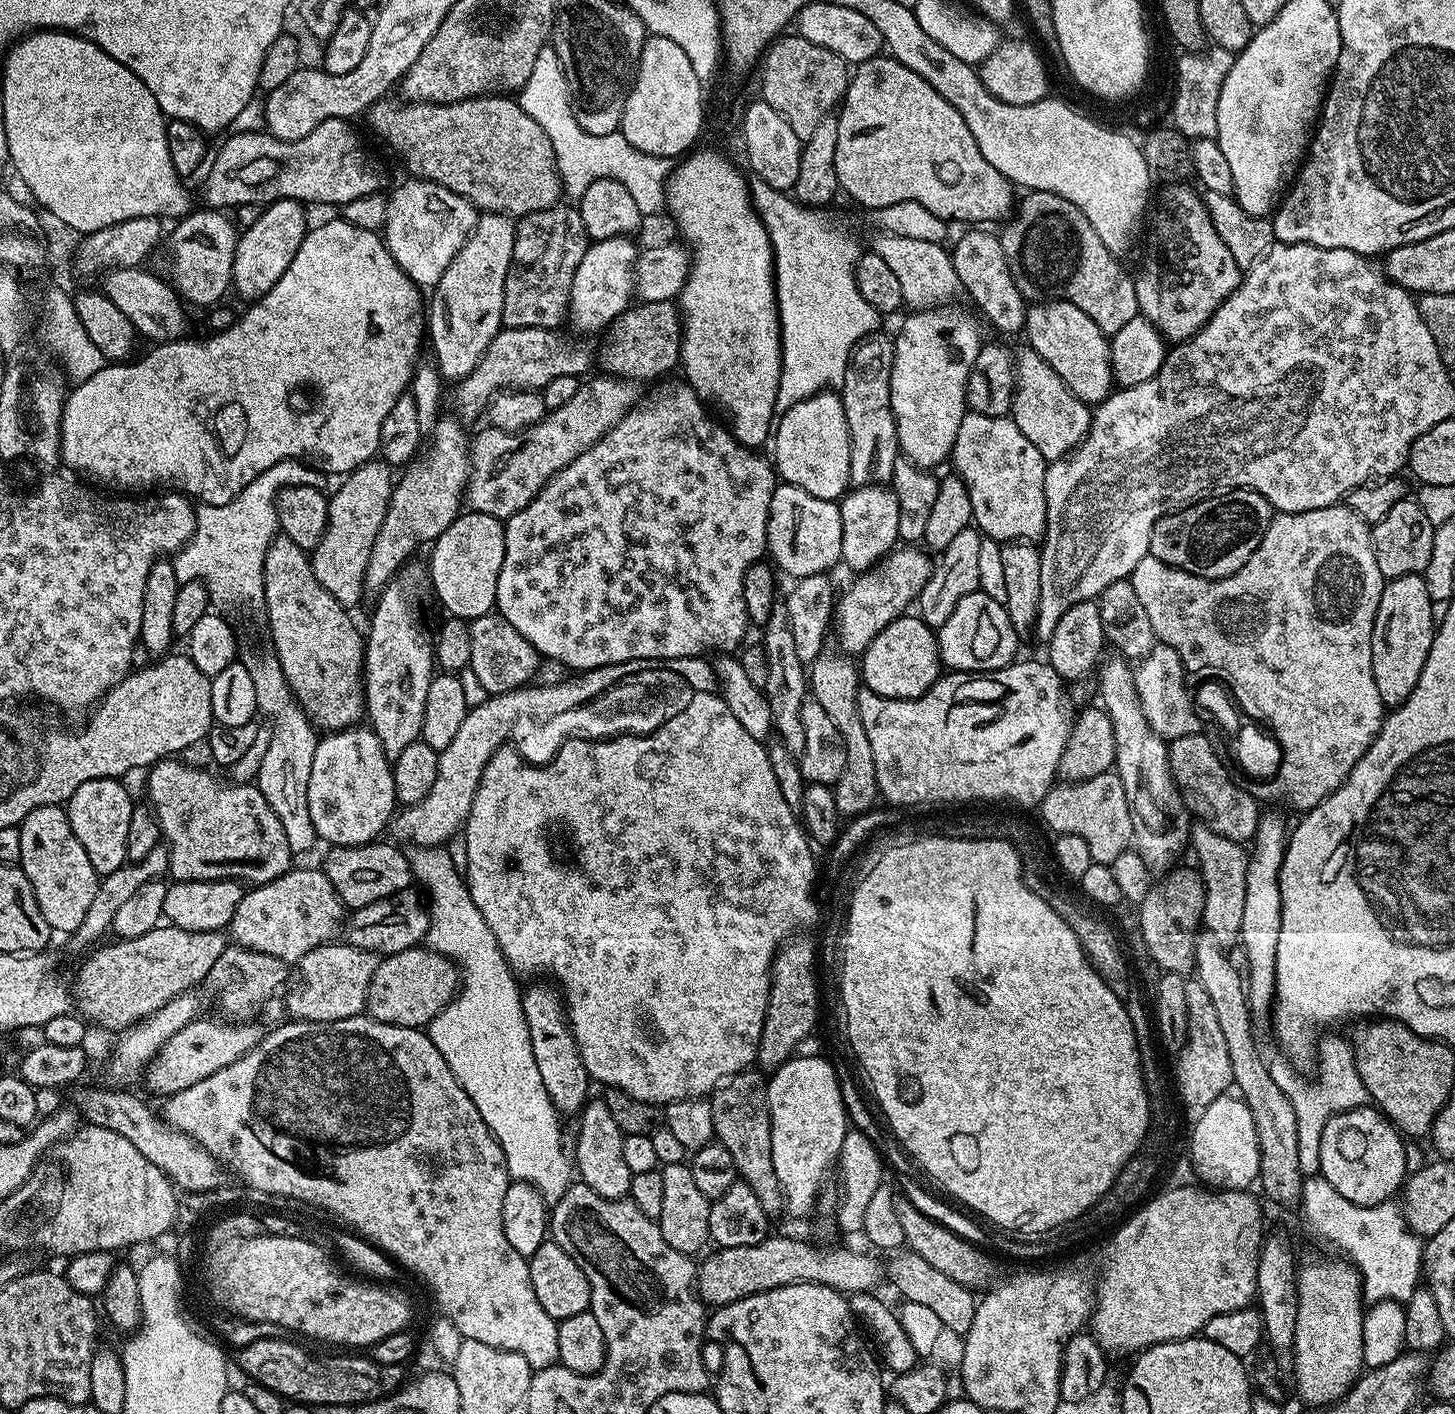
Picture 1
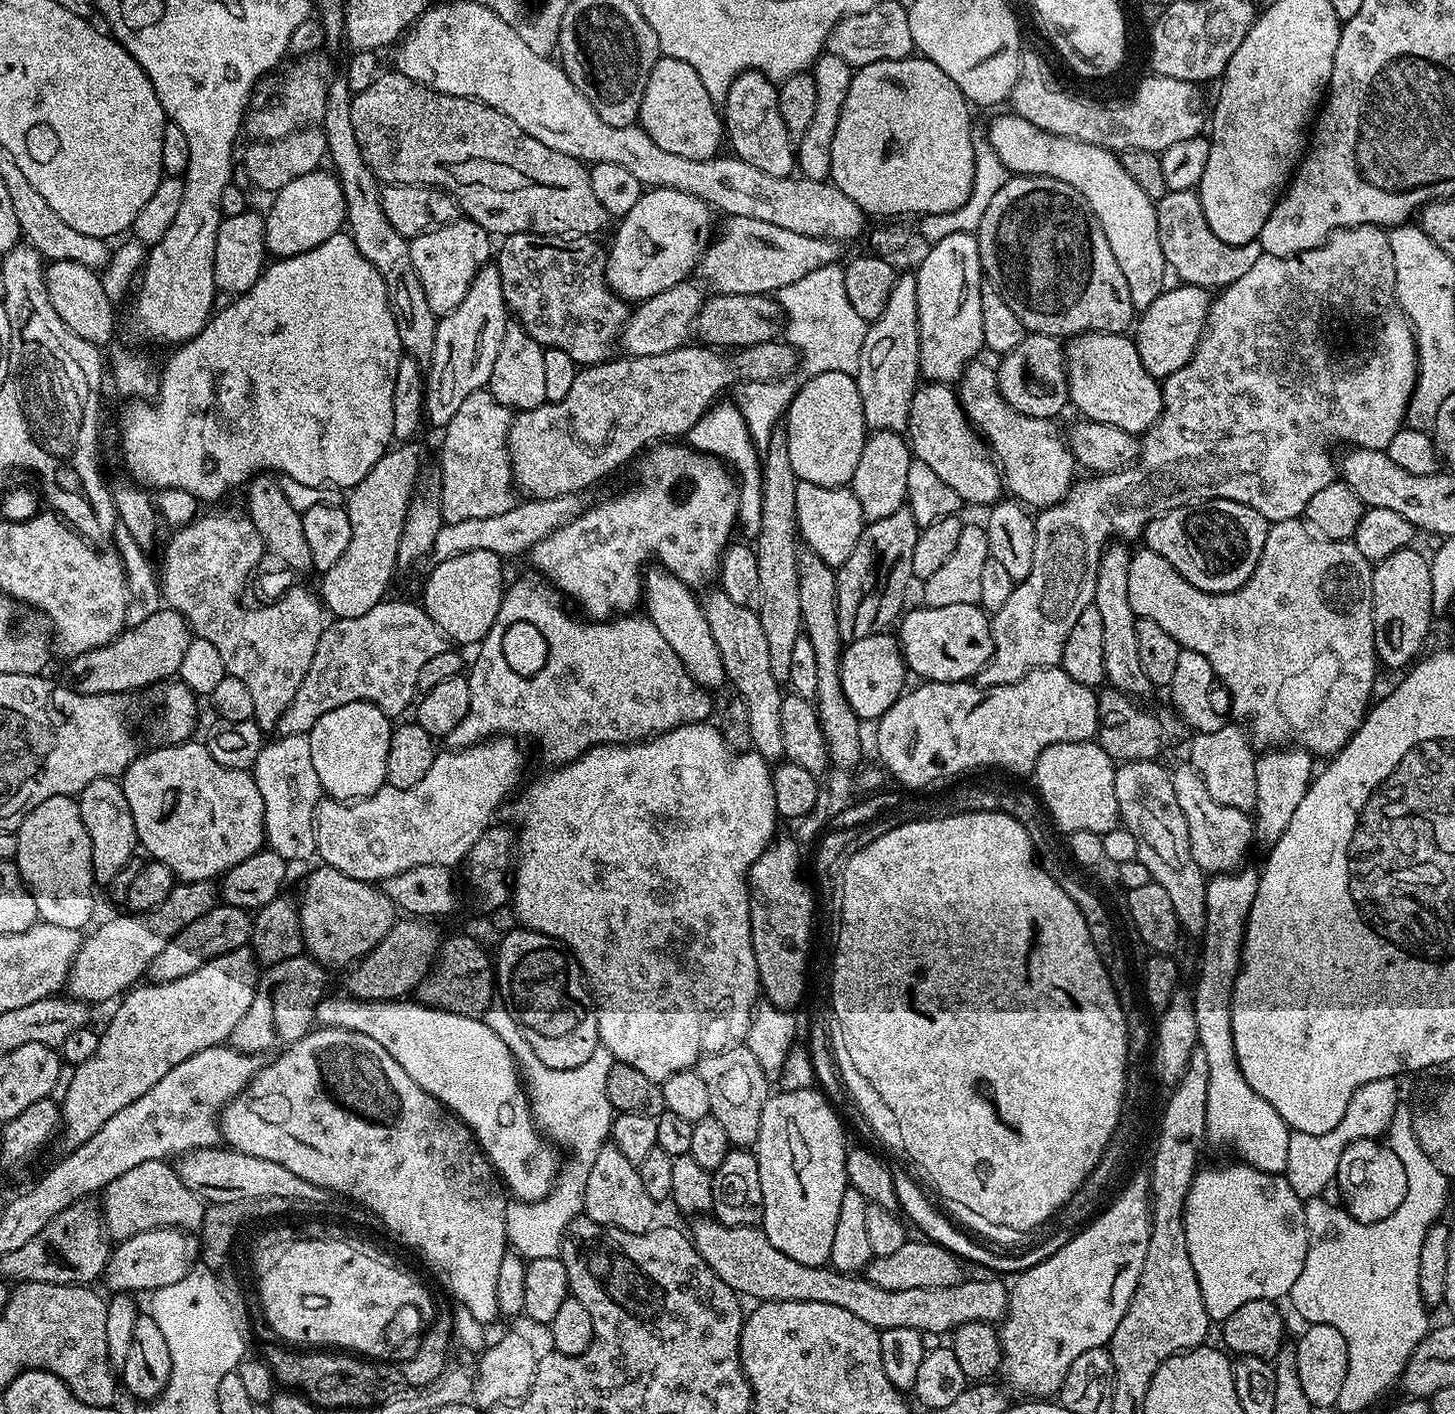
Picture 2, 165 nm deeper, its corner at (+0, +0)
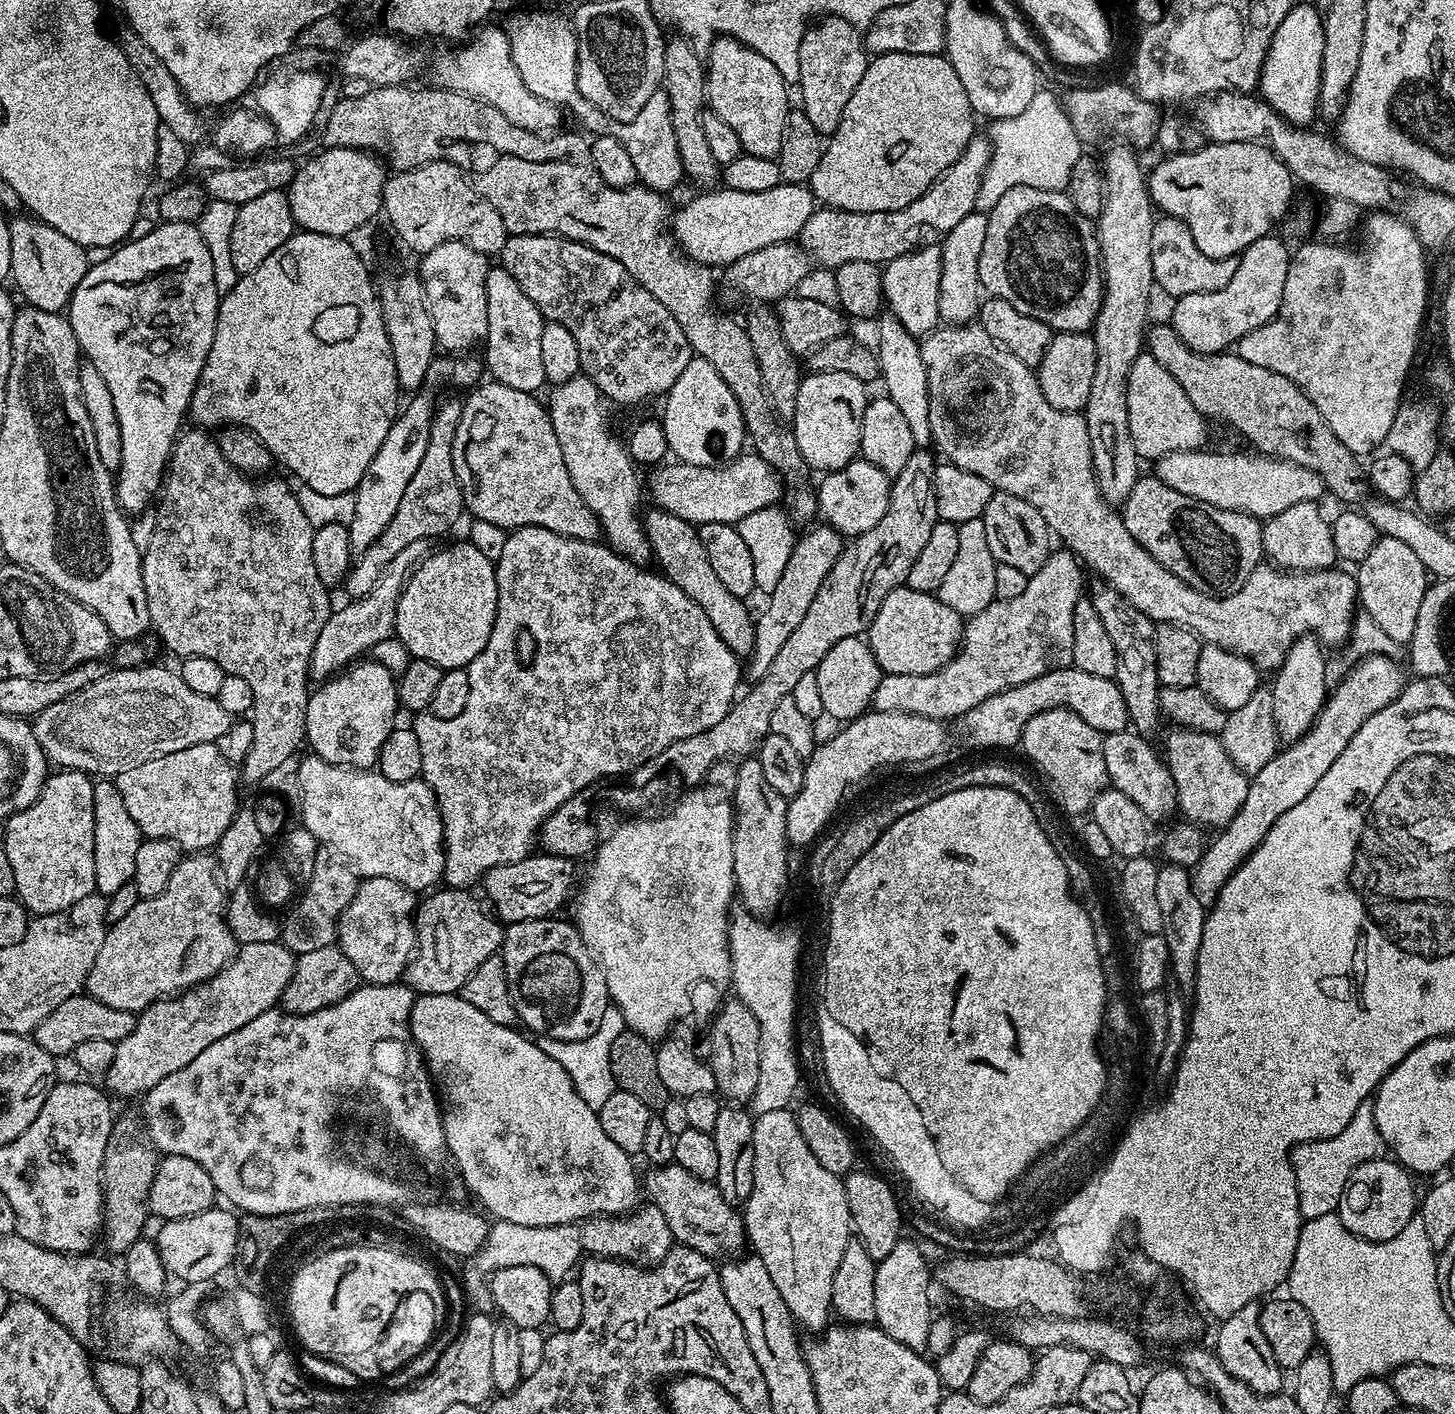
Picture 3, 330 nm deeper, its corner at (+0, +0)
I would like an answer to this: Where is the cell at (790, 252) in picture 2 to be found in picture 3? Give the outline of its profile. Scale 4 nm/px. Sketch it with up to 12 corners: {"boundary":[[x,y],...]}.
{"boundary":[[991,143],[910,206],[820,206],[798,243],[817,265],[883,266],[935,245],[976,208]]}

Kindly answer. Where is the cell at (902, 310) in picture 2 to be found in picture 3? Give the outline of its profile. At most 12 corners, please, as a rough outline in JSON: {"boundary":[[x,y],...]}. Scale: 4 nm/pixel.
{"boundary":[[939,247],[882,268],[889,311],[912,336],[941,323]]}

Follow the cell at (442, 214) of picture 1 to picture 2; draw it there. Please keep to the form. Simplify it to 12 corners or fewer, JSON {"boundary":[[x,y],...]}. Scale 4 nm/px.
{"boundary":[[467,218],[410,240],[426,302],[447,316],[489,263],[493,237]]}

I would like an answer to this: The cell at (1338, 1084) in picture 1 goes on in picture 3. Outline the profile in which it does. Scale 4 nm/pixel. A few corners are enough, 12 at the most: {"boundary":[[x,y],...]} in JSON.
{"boundary":[[1371,1101],[1338,1135],[1289,1153],[1301,1219],[1336,1212],[1349,1176],[1385,1151]]}

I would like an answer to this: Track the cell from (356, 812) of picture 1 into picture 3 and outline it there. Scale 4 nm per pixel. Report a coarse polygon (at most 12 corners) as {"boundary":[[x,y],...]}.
{"boundary":[[364,658],[317,688],[307,747],[371,769],[398,713],[394,674]]}

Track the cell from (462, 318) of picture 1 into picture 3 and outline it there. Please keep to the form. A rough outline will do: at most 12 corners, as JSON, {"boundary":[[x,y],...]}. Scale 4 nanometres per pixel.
{"boundary":[[472,358],[430,362],[427,387],[399,409],[354,498],[353,553],[366,551],[402,503],[430,442],[444,380],[468,390]]}

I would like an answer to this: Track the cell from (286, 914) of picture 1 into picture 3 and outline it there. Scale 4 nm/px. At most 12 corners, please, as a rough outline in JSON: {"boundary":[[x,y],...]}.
{"boundary":[[361,879],[338,947],[364,984],[394,984],[416,951],[417,893]]}

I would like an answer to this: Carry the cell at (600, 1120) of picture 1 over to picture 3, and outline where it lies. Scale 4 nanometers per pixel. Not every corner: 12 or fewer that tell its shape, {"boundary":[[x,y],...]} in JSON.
{"boundary":[[651,1202],[591,1216],[580,1246],[593,1256],[651,1266],[674,1246]]}

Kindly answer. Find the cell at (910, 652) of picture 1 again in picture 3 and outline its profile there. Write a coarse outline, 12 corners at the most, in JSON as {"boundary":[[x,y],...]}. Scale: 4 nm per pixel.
{"boundary":[[842,638],[815,670],[825,713],[872,708],[882,671],[867,639]]}

